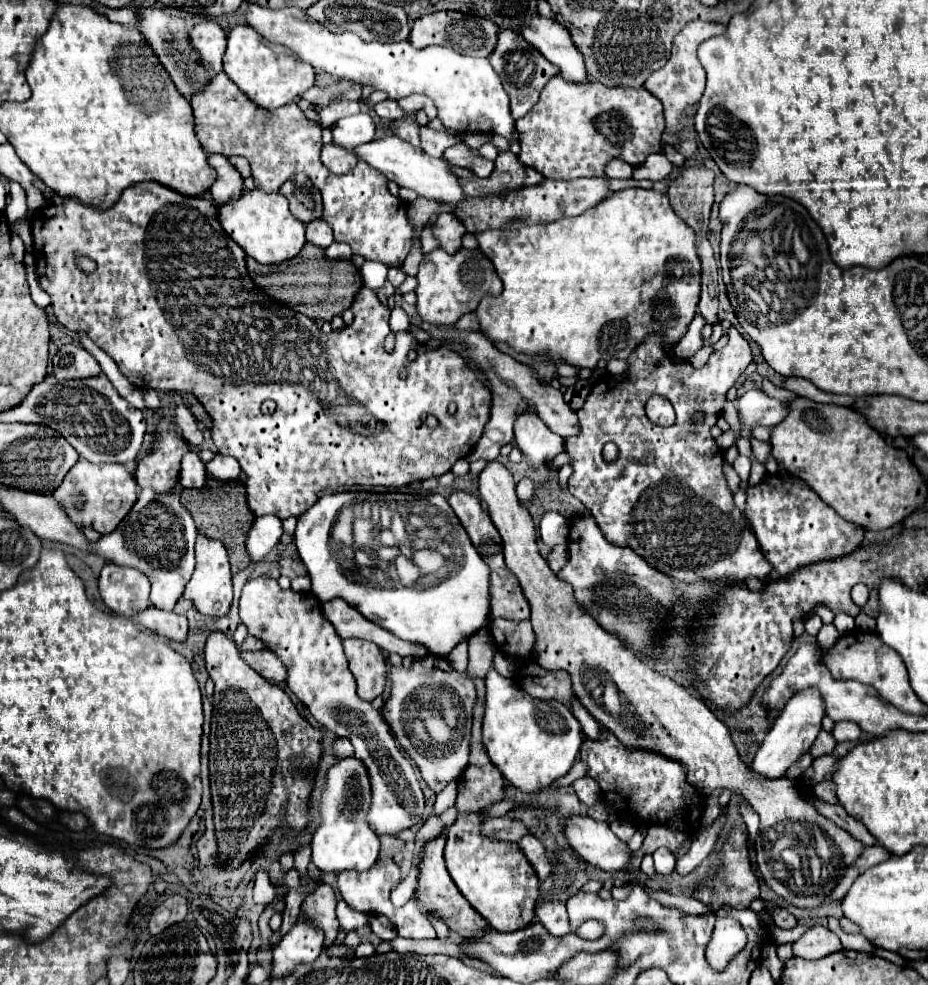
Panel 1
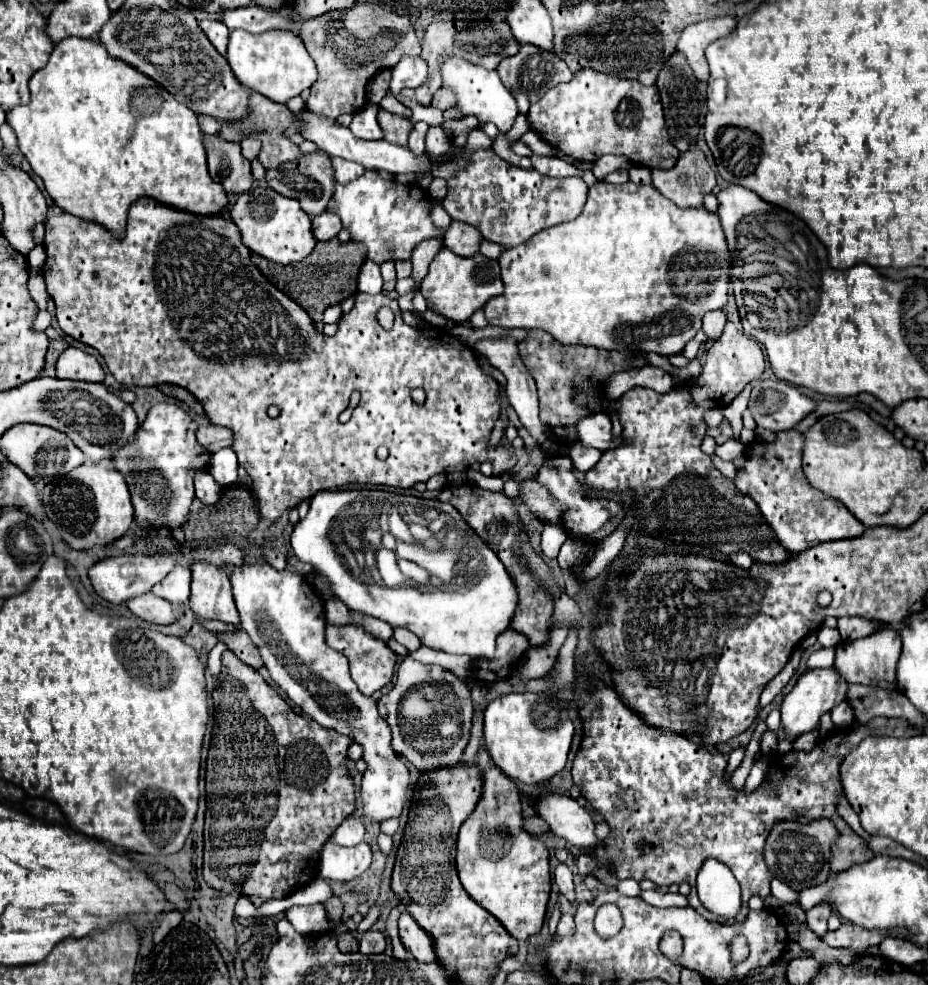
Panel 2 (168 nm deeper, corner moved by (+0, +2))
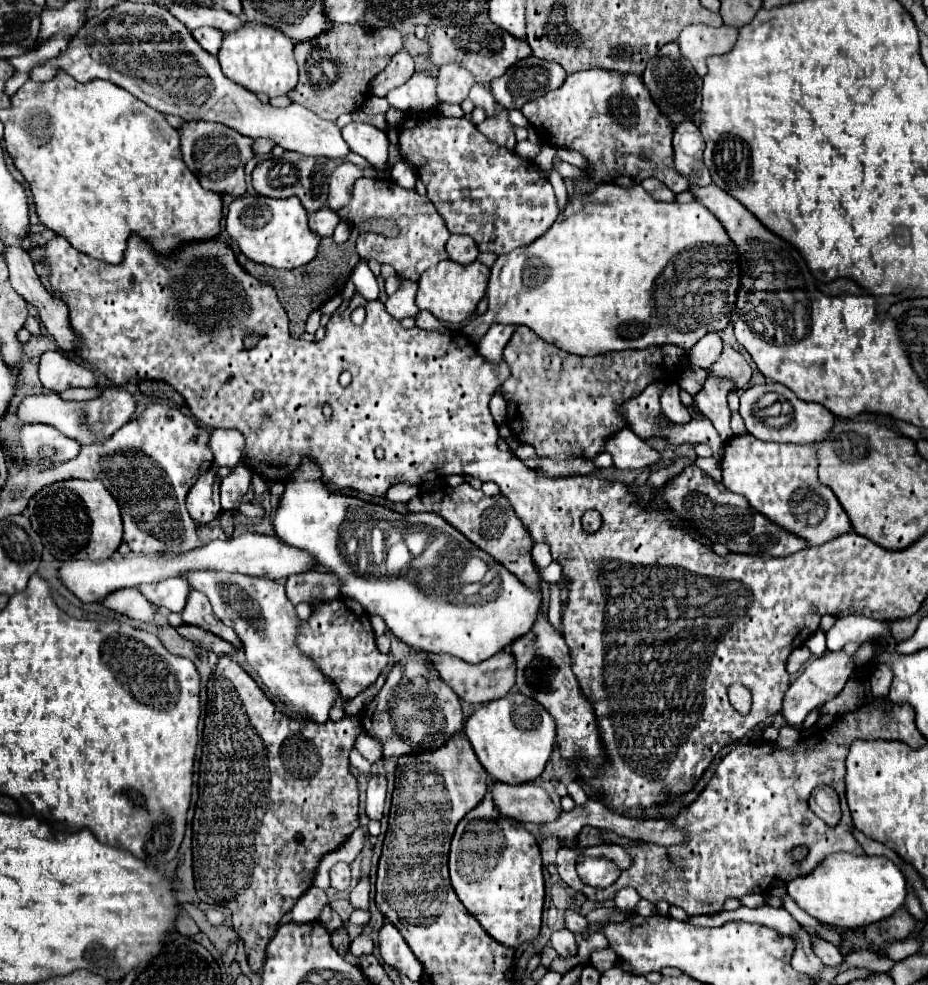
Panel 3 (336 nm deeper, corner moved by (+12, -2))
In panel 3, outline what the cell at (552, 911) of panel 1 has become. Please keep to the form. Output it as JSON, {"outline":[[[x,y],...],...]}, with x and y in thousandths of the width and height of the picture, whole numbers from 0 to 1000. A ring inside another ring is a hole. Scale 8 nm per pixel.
{"outline":[[[612,943],[599,945],[599,947],[595,949],[593,957],[595,957],[595,961],[599,963],[599,968],[601,968],[603,972],[616,972],[616,970],[623,968],[623,957],[621,957],[621,953],[619,953],[619,947],[612,945]]]}

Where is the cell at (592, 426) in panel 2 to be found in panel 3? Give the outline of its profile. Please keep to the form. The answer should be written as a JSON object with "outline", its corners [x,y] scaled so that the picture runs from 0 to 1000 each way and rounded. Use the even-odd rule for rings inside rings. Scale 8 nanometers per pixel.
{"outline":[[[672,434],[653,448],[653,458],[659,460],[666,476],[694,476],[711,470],[713,464],[694,446],[690,446],[679,434]]]}

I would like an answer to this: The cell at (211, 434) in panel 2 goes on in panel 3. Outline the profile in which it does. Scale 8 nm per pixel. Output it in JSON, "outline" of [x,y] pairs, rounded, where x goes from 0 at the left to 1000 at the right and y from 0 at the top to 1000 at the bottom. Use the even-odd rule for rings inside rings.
{"outline":[[[231,436],[226,444],[226,456],[231,460],[231,468],[244,474],[252,474],[261,466],[263,446],[261,440],[252,436]]]}

